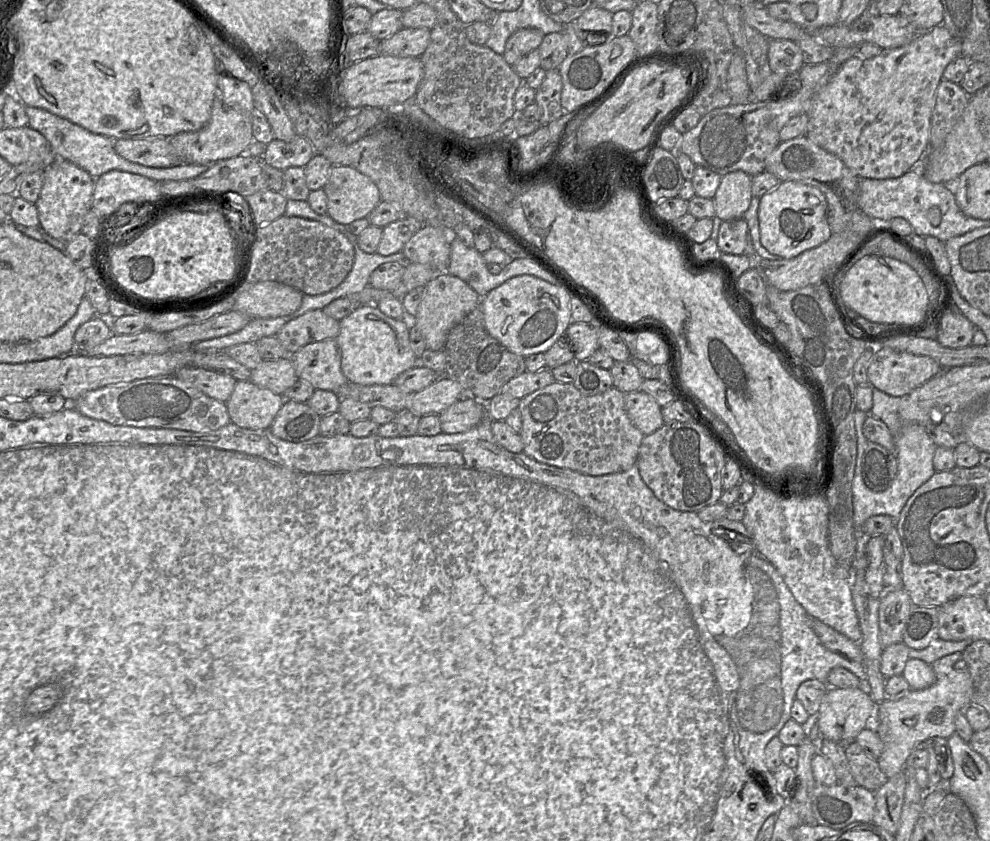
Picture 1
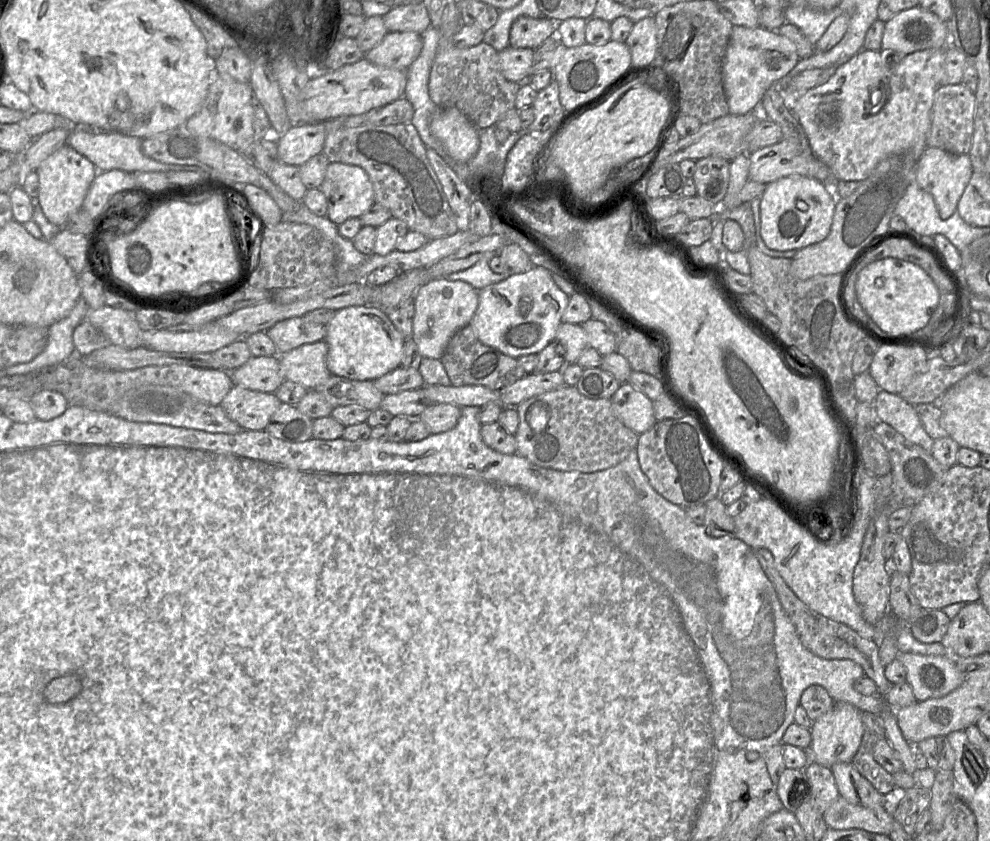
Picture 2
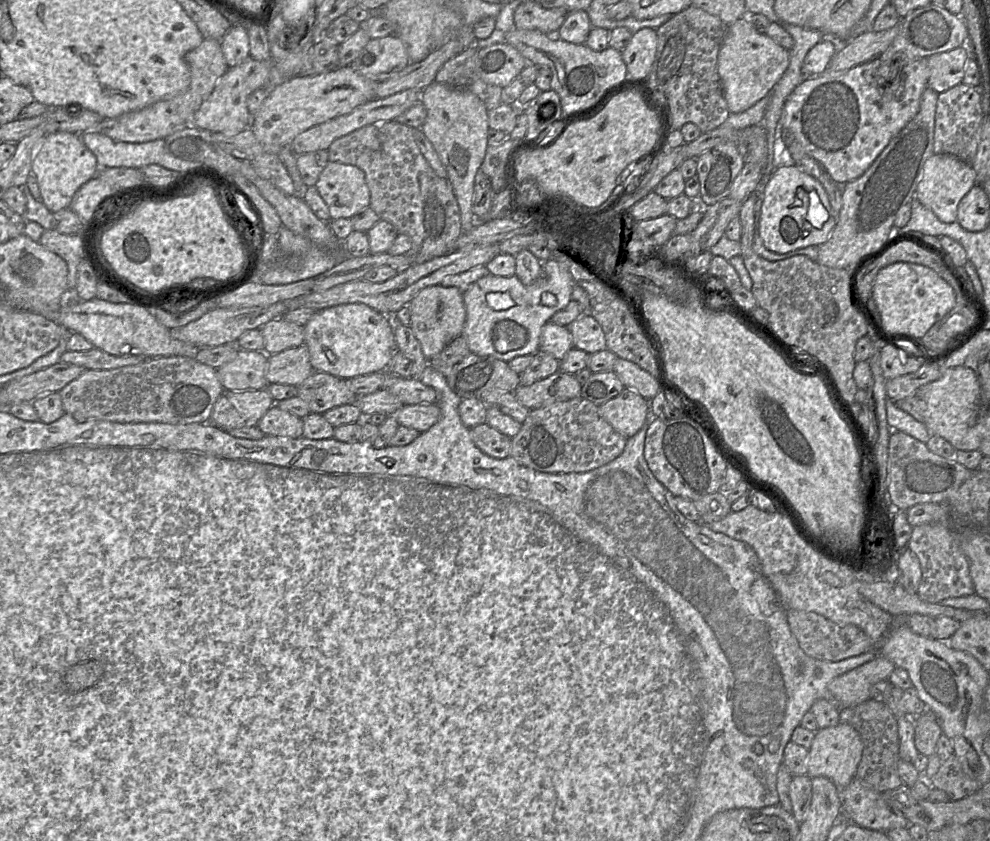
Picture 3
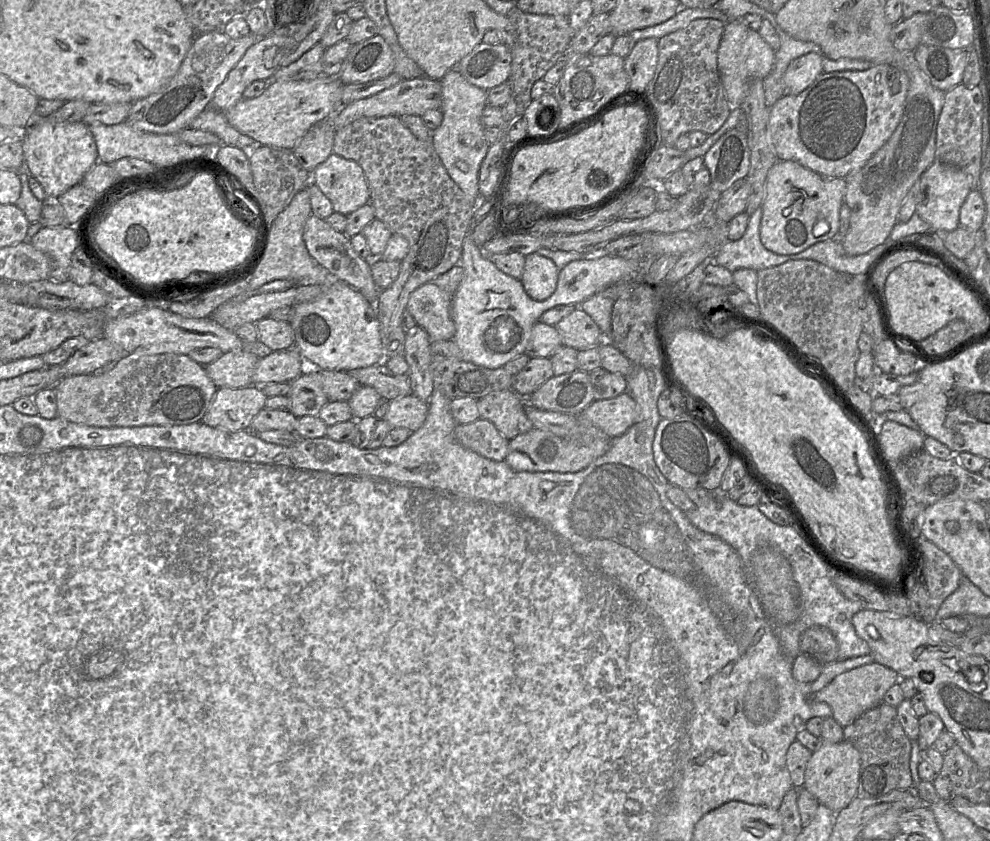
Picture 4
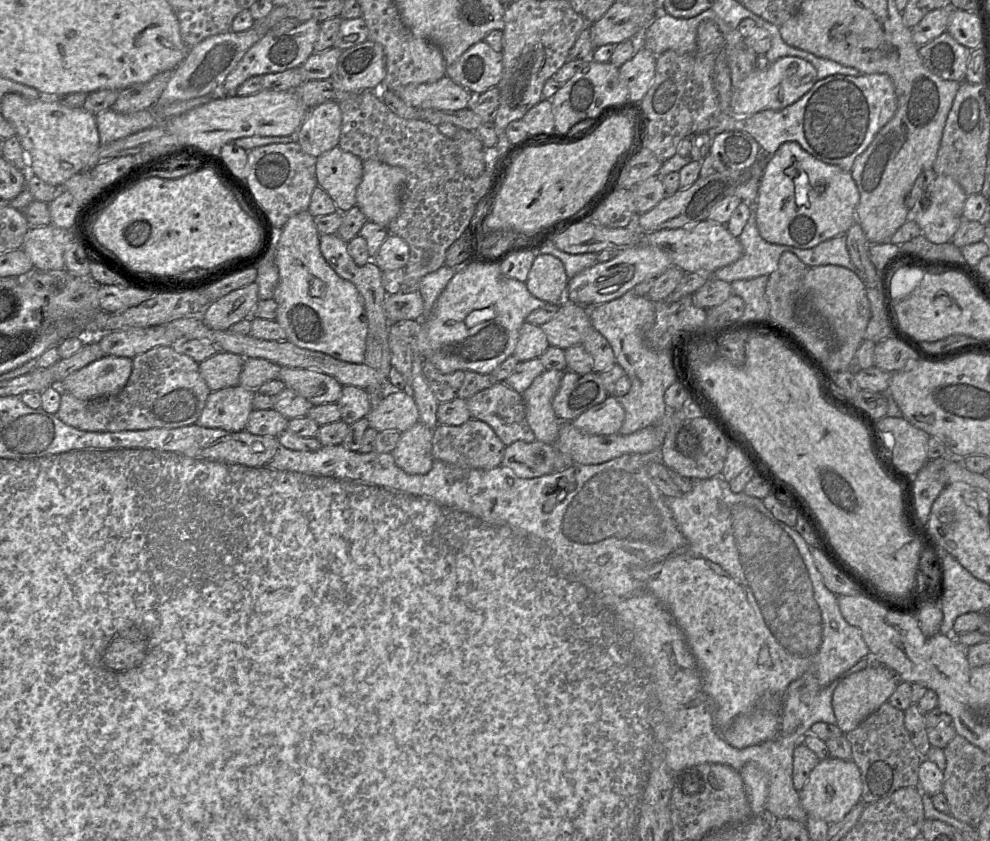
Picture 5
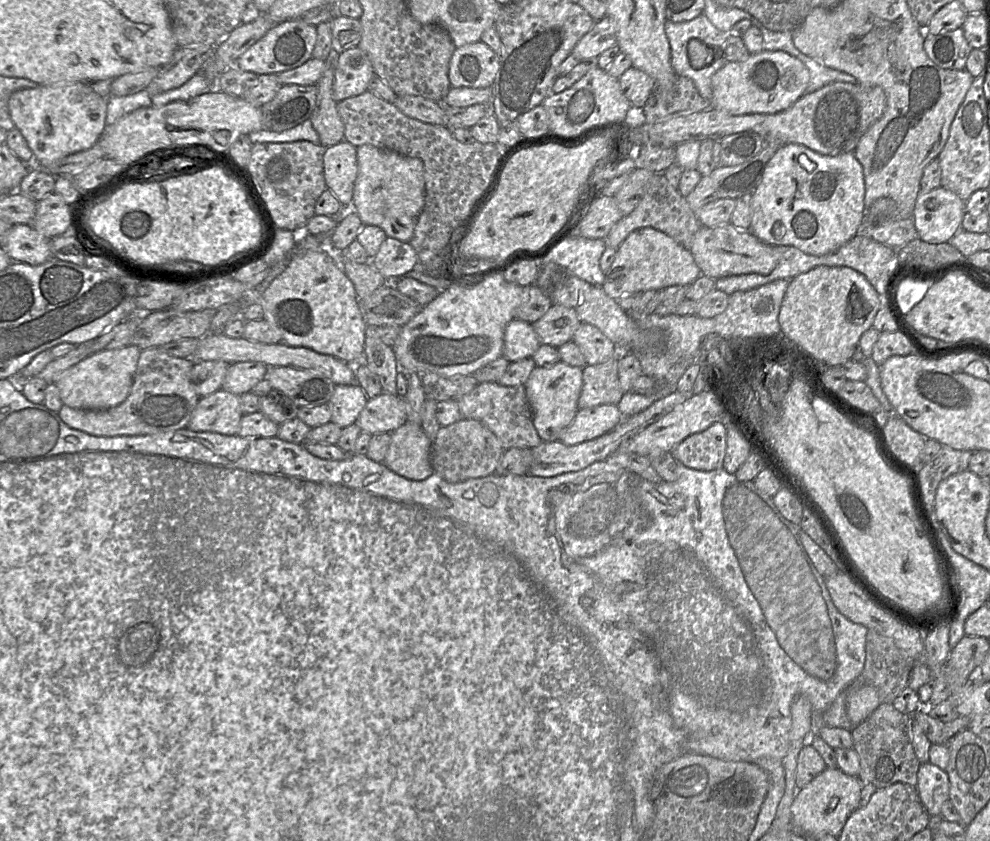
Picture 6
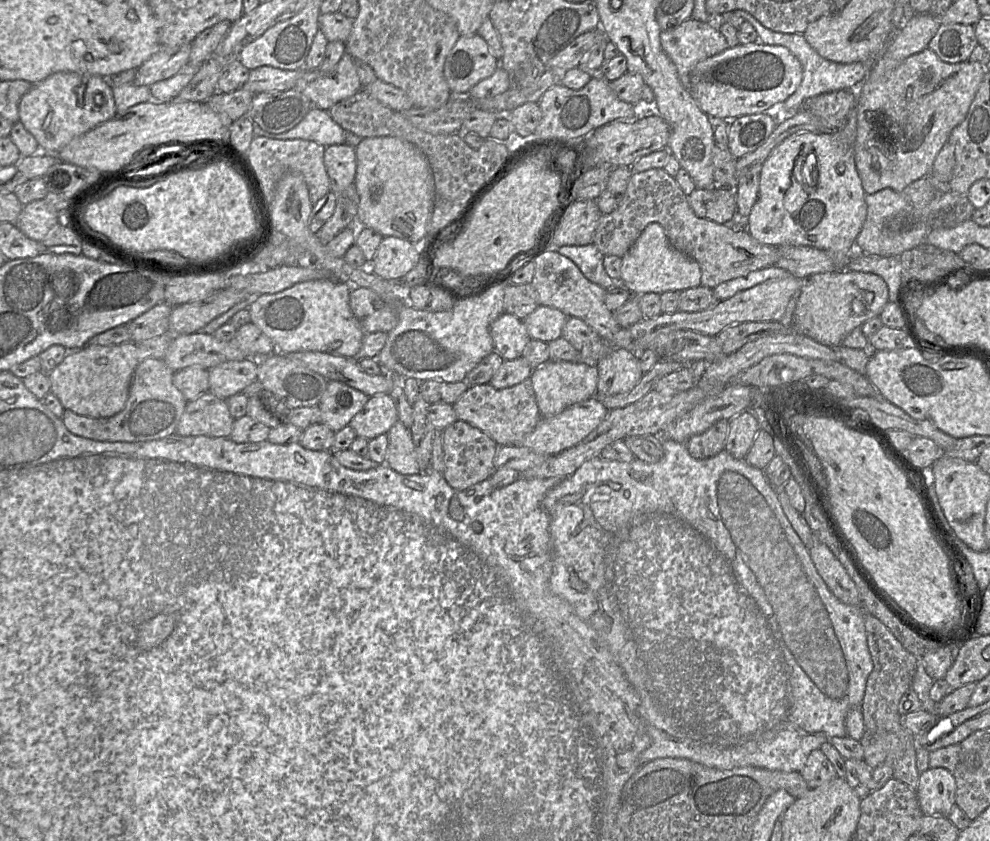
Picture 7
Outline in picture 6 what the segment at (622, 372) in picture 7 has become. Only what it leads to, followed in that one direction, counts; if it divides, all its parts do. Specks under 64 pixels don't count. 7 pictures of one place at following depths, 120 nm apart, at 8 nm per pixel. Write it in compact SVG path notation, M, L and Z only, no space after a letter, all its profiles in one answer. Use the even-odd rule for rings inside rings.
M617 357L584 366L582 379L578 410L603 404L617 405L624 394L618 380Z

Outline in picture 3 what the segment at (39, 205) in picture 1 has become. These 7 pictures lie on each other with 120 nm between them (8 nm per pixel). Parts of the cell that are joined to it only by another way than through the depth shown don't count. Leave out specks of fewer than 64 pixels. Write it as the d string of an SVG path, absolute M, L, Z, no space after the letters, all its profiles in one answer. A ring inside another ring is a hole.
M58 131L46 136L32 163L32 174L38 182L40 199L52 213L68 208L78 189L96 177L97 173L96 156L83 143L81 134L69 132Z

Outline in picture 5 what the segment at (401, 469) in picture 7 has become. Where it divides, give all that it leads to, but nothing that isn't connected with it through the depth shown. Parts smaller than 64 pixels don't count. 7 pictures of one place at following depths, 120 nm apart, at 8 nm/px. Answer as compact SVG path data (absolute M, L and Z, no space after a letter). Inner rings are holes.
M422 422L401 433L395 449L391 452L396 465L408 474L422 475L433 466L433 430Z

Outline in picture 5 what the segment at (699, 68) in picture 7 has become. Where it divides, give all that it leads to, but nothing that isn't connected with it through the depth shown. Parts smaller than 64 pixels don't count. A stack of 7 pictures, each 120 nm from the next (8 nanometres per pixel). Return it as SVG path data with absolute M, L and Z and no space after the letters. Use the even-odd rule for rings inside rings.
M785 56L771 64L759 60L758 68L734 88L731 98L731 111L734 116L748 117L762 110L781 110L795 103L817 82L814 66L799 57Z

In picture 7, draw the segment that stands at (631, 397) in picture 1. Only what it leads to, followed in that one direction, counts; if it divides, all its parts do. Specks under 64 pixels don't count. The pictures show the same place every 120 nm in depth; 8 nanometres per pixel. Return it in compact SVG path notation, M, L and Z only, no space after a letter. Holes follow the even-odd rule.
M596 398L574 404L559 414L549 418L541 418L534 430L521 442L521 446L547 456L559 454L572 448L586 438L606 418L609 410Z

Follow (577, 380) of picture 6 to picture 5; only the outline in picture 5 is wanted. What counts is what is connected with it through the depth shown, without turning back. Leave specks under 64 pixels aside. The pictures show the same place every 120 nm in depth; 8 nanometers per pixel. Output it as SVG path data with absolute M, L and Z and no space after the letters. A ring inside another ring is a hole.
M545 370L521 394L525 403L526 417L537 441L555 444L561 421L552 408L564 371Z

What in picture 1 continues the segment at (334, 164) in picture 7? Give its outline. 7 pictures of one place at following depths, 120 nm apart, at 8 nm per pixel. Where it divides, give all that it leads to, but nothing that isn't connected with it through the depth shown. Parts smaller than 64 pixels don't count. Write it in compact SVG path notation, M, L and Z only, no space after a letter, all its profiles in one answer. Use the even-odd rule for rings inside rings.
M332 165L323 190L327 196L327 215L345 226L367 218L381 202L375 183L348 166Z

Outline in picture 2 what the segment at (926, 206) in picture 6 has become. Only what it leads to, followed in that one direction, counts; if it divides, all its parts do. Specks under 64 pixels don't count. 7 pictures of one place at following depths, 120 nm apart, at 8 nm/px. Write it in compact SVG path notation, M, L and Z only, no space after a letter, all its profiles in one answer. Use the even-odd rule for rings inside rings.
M927 147L917 163L915 181L924 191L933 196L940 217L948 219L957 210L958 202L973 172L974 169L968 155Z

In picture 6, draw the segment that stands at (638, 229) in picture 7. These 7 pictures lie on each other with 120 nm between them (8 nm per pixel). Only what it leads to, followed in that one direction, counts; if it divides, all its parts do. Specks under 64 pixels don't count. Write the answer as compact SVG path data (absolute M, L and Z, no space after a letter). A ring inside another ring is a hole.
M660 172L654 173L650 178L645 193L636 208L630 214L623 216L612 227L604 241L606 247L617 249L631 232L651 227L665 233L689 249L694 234L701 226L696 213L692 211L686 198L679 192L678 188L668 182L665 174Z

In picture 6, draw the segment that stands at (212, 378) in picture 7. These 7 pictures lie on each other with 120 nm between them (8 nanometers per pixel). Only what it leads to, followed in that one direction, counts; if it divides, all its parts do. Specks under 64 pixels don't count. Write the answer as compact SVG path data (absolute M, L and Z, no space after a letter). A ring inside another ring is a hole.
M239 362L230 364L222 389L241 396L251 392L253 387L266 378L269 367L260 362Z

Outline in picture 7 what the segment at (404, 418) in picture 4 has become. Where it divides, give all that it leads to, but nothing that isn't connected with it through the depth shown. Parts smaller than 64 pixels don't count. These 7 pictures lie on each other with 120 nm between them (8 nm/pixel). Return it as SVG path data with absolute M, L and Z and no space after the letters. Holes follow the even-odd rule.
M377 393L369 397L367 403L349 422L357 436L369 441L381 434L387 434L398 422L398 411L389 394Z

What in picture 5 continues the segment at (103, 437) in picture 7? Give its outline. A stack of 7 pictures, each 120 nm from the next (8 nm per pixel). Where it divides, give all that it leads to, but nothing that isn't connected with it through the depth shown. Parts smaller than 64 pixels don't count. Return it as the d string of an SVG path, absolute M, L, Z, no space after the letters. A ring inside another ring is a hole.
M158 346L132 359L132 371L122 391L116 395L81 400L62 391L56 416L65 424L88 432L118 432L148 430L152 428L180 428L196 424L211 390L200 375L199 363L180 354L171 346Z

